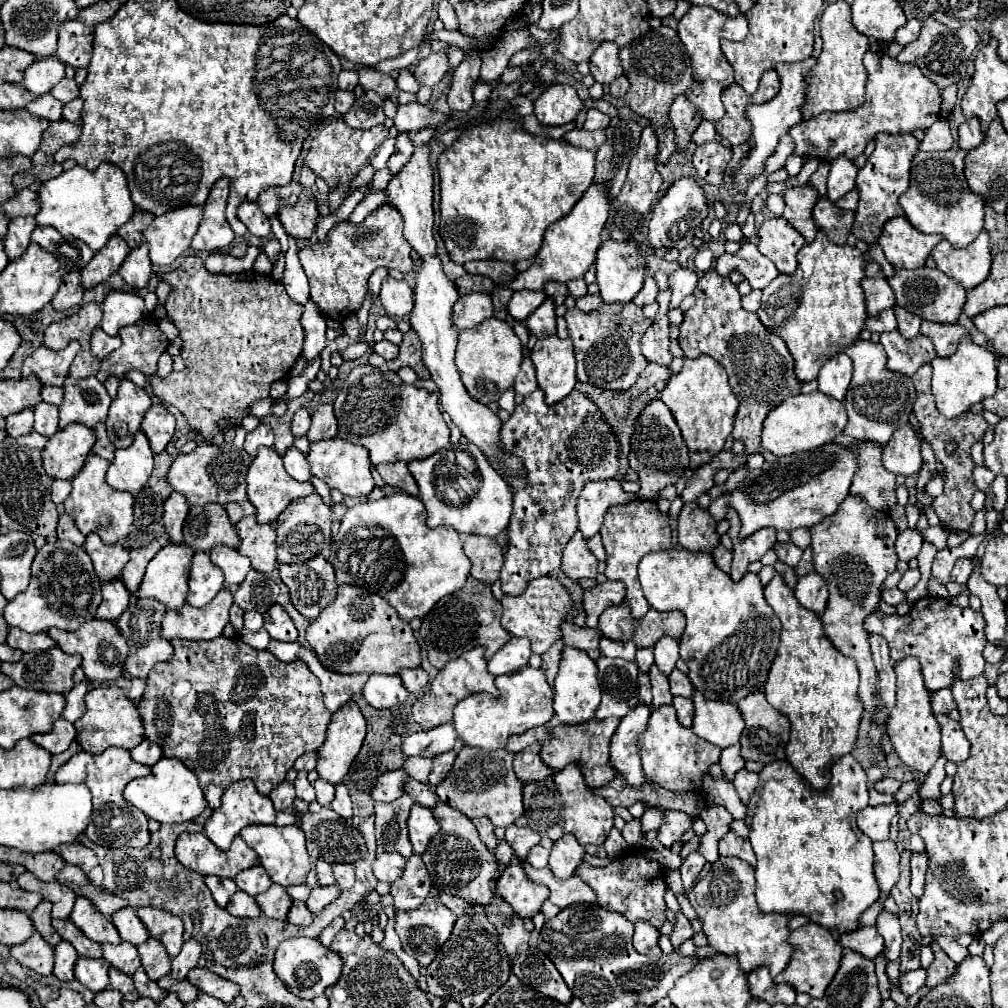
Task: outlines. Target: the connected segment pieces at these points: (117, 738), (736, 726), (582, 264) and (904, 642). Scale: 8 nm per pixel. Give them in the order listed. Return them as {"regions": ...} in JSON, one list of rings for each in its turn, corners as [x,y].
{"regions":[[[[98,687],[88,691],[86,695],[86,713],[74,723],[76,727],[76,741],[82,745],[84,751],[102,753],[108,747],[122,747],[132,749],[142,743],[144,739],[144,725],[138,713],[136,703],[126,695],[120,687]]],[[[694,689],[694,725],[692,731],[720,749],[726,749],[738,743],[744,719],[734,703],[716,703],[712,699],[704,699],[700,691]]],[[[592,183],[570,213],[546,229],[544,243],[542,243],[542,249],[538,251],[536,265],[522,271],[512,281],[510,287],[514,291],[520,291],[520,289],[536,291],[536,289],[542,289],[544,281],[548,281],[548,279],[570,281],[576,277],[584,277],[584,273],[594,265],[596,251],[602,243],[602,229],[604,229],[604,223],[608,219],[608,209],[610,209],[608,197],[610,197],[608,183]]],[[[928,595],[920,599],[912,603],[906,615],[884,615],[882,611],[876,609],[864,619],[864,629],[868,633],[878,633],[886,637],[892,661],[900,661],[904,657],[916,657],[922,665],[924,685],[930,691],[950,687],[952,685],[950,677],[954,677],[952,673],[954,667],[958,667],[958,673],[956,673],[958,679],[972,679],[982,675],[986,665],[982,651],[988,641],[984,639],[982,613],[970,607],[966,609],[956,607],[942,597]]]]}

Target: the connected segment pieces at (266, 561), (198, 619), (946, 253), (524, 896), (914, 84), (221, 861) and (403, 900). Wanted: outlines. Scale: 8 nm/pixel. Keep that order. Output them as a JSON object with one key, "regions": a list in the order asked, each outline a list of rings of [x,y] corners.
{"regions":[[[[250,515],[250,517],[244,517],[240,523],[236,523],[236,531],[242,539],[238,551],[246,557],[250,557],[252,561],[252,567],[256,571],[262,571],[262,573],[270,573],[274,567],[276,567],[276,531],[272,525],[262,525],[256,521],[256,515]]],[[[222,589],[206,607],[196,609],[184,603],[176,611],[168,609],[162,619],[160,635],[164,639],[216,639],[218,635],[222,635],[222,629],[228,623],[228,609],[232,601],[232,593],[228,589]]],[[[986,229],[978,235],[974,243],[970,243],[964,249],[952,247],[946,239],[942,239],[932,249],[932,257],[940,271],[960,281],[966,289],[970,289],[982,283],[990,273],[992,253],[988,249],[988,241],[990,241],[990,235]]],[[[516,855],[512,857],[506,871],[496,881],[496,895],[500,895],[518,917],[534,917],[542,903],[548,899],[548,889],[544,885],[532,883]]],[[[868,51],[864,55],[864,67],[868,73],[866,101],[854,111],[842,113],[820,113],[804,123],[792,127],[790,135],[796,143],[794,151],[802,157],[816,157],[820,161],[832,161],[840,155],[856,159],[868,141],[874,141],[878,133],[906,135],[916,129],[928,129],[938,121],[940,111],[940,89],[926,79],[916,65],[898,63],[888,53]]],[[[182,833],[176,841],[176,859],[202,875],[218,875],[218,877],[236,877],[242,869],[248,869],[258,863],[258,855],[244,843],[244,839],[238,835],[234,839],[234,845],[228,851],[218,849],[204,833]]],[[[412,853],[402,877],[394,881],[390,889],[390,895],[394,897],[394,909],[416,909],[430,895],[430,889],[432,879],[428,875],[428,869],[424,867],[422,857]]]]}

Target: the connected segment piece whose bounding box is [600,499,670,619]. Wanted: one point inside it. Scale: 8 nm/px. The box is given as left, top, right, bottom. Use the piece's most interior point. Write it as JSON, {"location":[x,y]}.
{"location":[629,531]}

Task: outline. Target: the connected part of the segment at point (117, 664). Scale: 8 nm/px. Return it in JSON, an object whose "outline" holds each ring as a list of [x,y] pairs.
{"outline":[[[90,619],[84,623],[74,633],[60,631],[60,629],[50,629],[48,635],[58,643],[58,647],[66,653],[78,653],[82,657],[82,669],[90,681],[114,681],[124,673],[124,663],[128,657],[128,645],[124,635],[120,635],[120,629],[112,621],[100,621],[100,619]]]}

